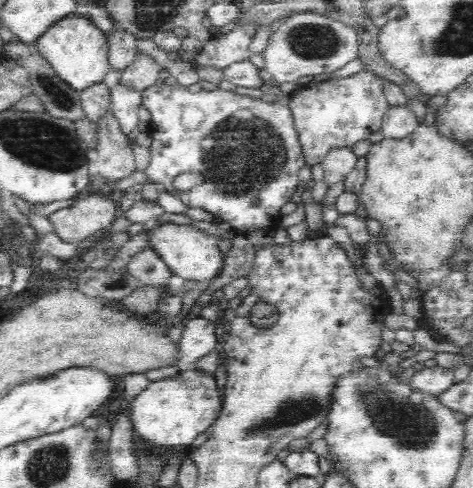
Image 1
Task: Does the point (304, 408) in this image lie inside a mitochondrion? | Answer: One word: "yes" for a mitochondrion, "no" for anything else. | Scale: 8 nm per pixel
yes

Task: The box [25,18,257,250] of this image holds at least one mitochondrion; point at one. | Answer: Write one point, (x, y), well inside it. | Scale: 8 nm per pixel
(54, 91)

